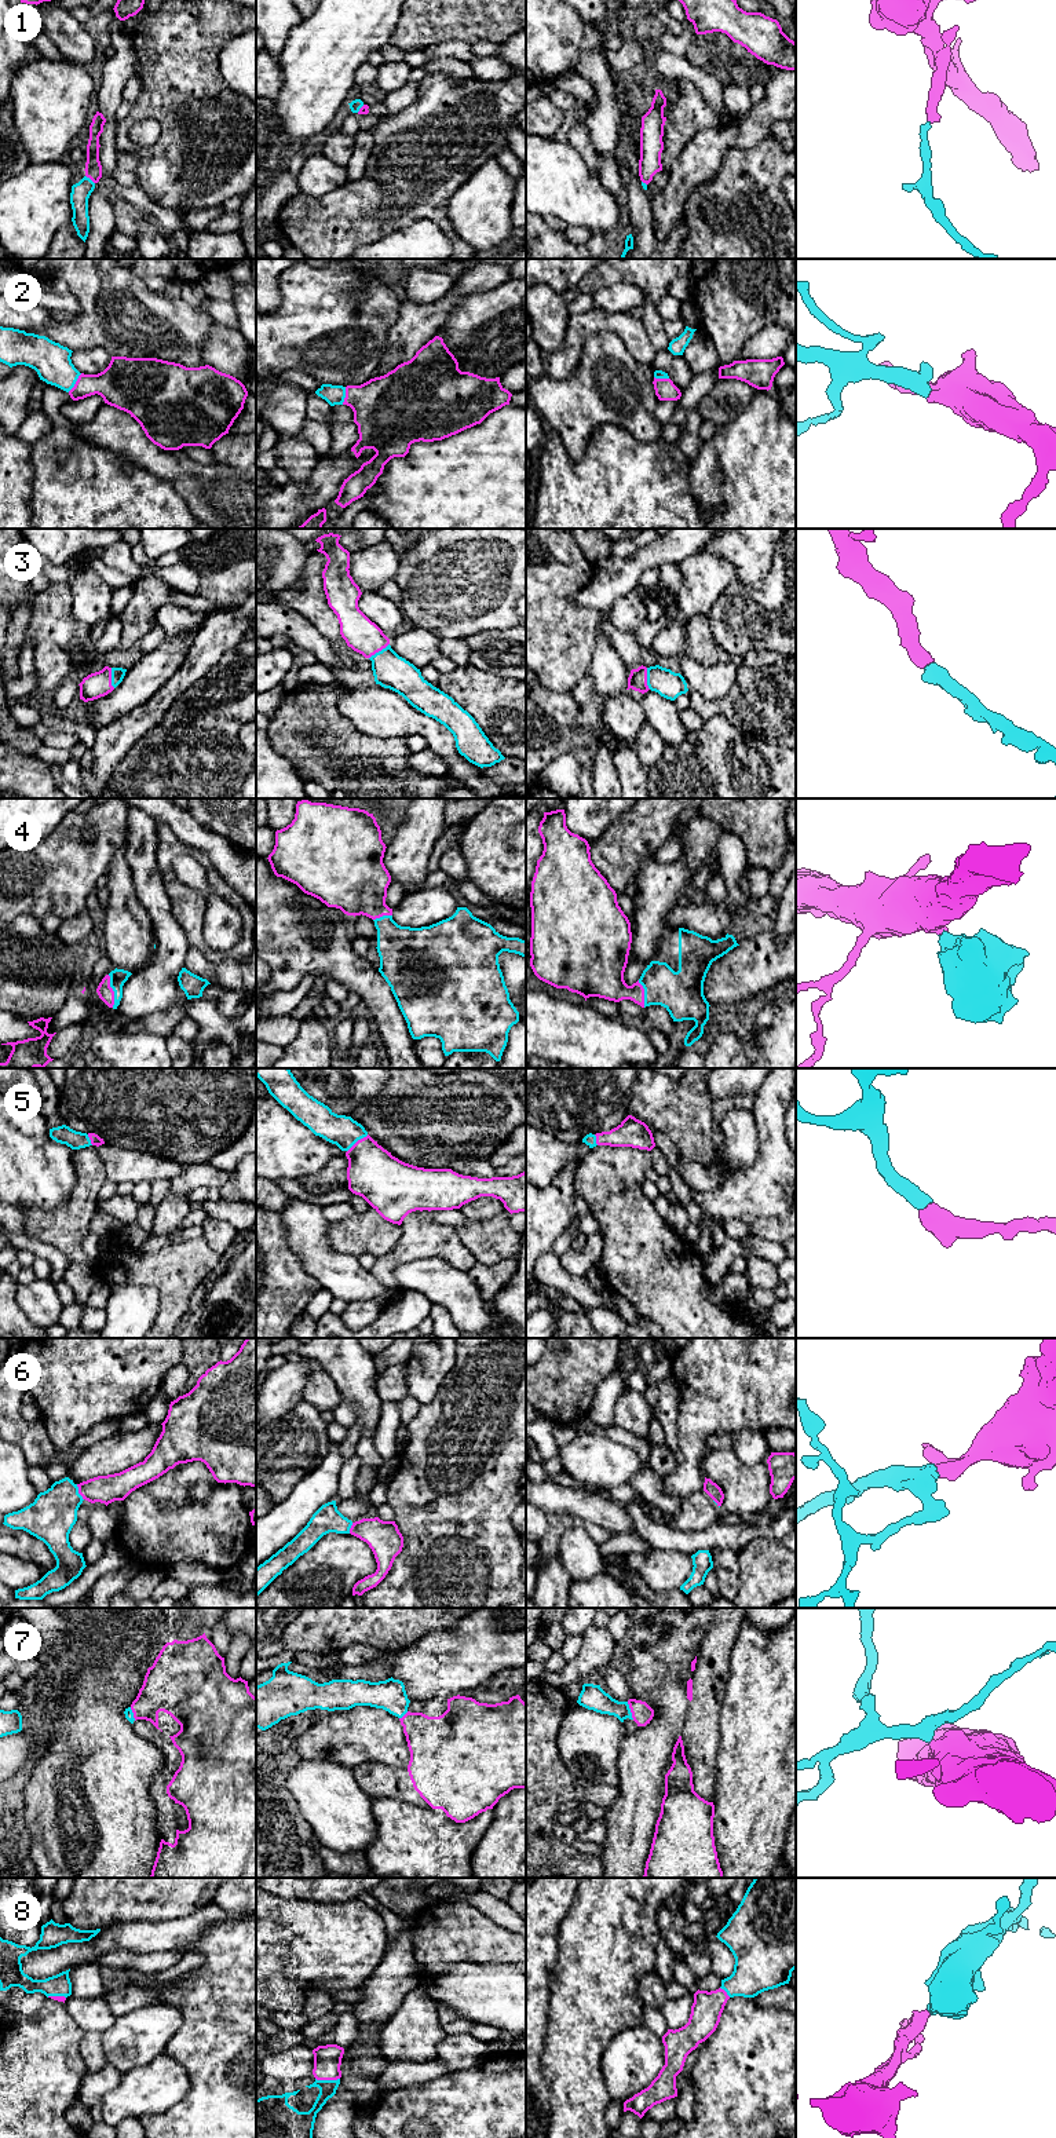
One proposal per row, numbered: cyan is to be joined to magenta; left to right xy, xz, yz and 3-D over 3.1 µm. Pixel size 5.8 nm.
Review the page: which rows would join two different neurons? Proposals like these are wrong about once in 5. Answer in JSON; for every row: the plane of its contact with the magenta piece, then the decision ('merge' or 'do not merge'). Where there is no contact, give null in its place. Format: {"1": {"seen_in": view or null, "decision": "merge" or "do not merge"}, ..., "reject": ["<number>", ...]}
{"1": {"seen_in": "xy", "decision": "merge"}, "2": {"seen_in": "xy", "decision": "merge"}, "3": {"seen_in": "yz", "decision": "merge"}, "4": {"seen_in": "xy", "decision": "merge"}, "5": {"seen_in": "xz", "decision": "merge"}, "6": {"seen_in": "xy", "decision": "merge"}, "7": {"seen_in": "yz", "decision": "merge"}, "8": {"seen_in": "xz", "decision": "merge"}, "reject": []}

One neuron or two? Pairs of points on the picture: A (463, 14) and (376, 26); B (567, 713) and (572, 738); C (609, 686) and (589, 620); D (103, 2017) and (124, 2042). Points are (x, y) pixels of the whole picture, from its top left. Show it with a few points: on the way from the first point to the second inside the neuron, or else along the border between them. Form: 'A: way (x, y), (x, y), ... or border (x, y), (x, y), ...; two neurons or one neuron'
A: border (401, 14), (388, 41); two neurons
B: border (543, 709), (559, 726), (576, 723); two neurons
C: border (607, 638), (598, 640), (588, 671); two neurons
D: border (117, 2018), (101, 2034); two neurons

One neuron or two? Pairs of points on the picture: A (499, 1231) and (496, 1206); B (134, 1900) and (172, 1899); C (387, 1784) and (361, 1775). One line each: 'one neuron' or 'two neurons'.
A: two neurons
B: one neuron
C: one neuron

